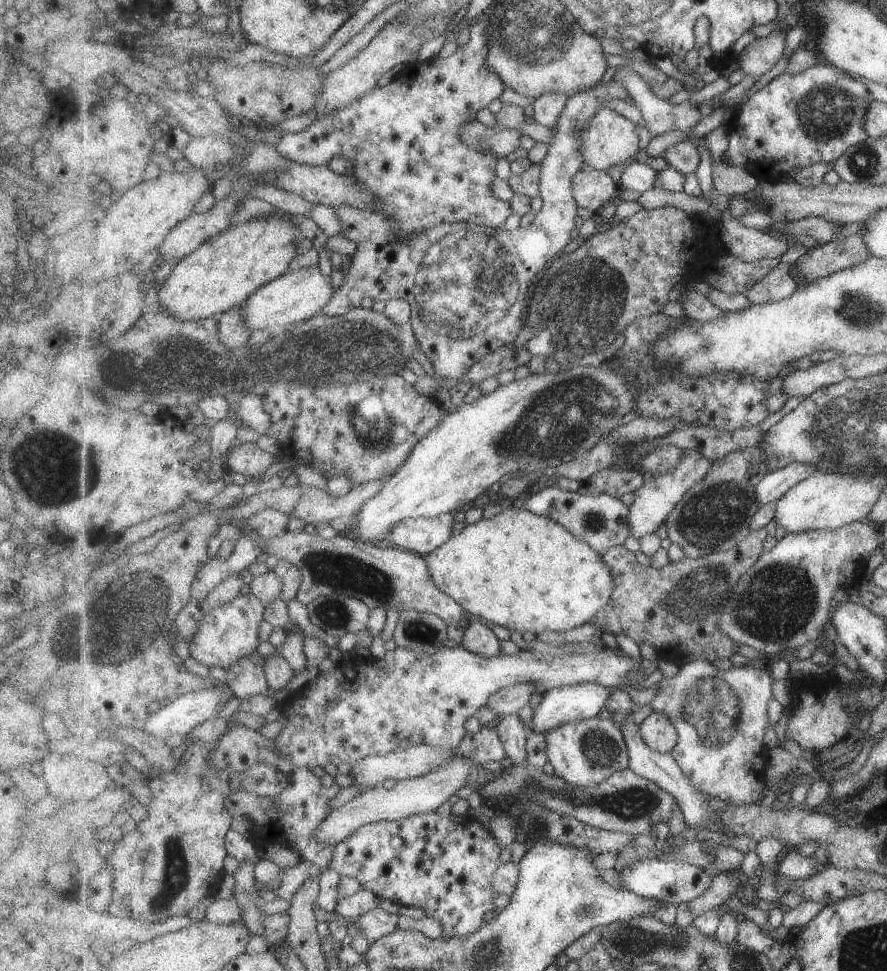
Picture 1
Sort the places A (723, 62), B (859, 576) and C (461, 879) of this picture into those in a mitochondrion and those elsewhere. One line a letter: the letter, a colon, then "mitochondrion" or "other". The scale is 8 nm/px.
A: other
B: other
C: other

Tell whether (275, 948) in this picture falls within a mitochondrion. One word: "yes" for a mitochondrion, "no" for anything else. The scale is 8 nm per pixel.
no

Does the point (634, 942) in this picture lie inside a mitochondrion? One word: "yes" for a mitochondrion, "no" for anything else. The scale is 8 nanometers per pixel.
yes

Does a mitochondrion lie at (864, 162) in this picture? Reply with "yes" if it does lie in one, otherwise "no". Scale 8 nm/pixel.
yes

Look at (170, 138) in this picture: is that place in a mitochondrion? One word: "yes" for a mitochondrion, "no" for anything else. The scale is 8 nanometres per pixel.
no

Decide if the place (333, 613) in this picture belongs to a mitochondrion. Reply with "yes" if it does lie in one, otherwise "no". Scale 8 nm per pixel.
yes

